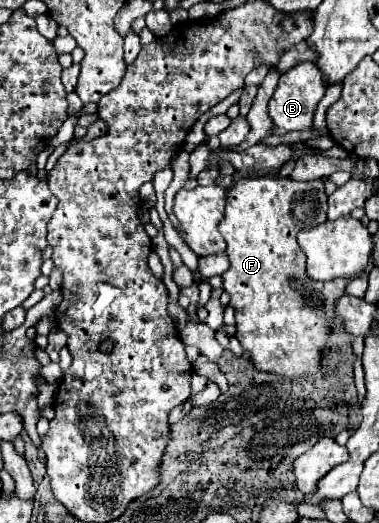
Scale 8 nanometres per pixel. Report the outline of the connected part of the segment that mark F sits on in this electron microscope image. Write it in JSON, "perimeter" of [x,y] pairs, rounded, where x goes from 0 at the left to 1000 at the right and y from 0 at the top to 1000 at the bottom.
{"perimeter":[[[734,331],[675,338],[649,335],[628,342],[596,373],[596,400],[586,423],[575,426],[575,438],[602,465],[596,484],[607,511],[586,526],[586,537],[591,556],[607,564],[607,583],[623,591],[623,644],[686,709],[718,709],[749,721],[781,721],[802,713],[818,717],[839,709],[844,679],[860,663],[860,637],[887,614],[876,602],[876,576],[908,560],[923,533],[892,530],[865,541],[813,533],[807,495],[781,449],[792,438],[818,438],[855,426],[860,403],[865,373],[855,365],[850,342],[792,350],[765,338],[739,338]]]}

